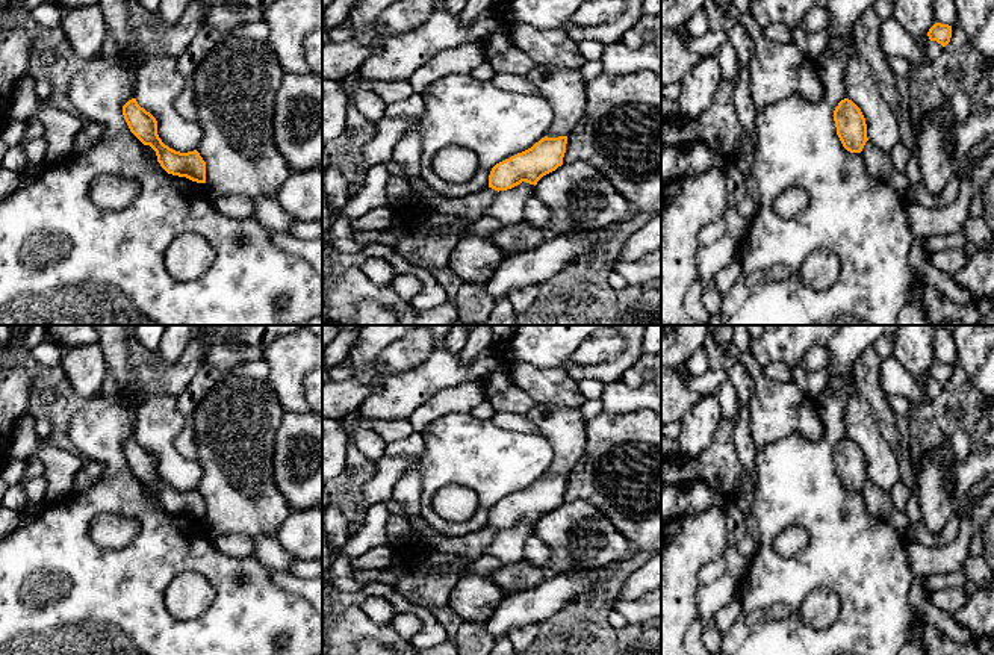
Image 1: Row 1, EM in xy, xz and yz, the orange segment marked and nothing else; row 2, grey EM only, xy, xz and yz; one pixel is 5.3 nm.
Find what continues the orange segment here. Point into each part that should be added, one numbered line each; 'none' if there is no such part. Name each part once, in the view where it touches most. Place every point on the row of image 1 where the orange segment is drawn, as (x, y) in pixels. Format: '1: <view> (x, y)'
none

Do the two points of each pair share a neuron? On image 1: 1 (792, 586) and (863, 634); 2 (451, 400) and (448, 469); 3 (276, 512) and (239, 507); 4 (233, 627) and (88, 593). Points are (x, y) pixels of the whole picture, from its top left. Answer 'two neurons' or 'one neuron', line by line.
1: one neuron
2: two neurons
3: one neuron
4: one neuron

